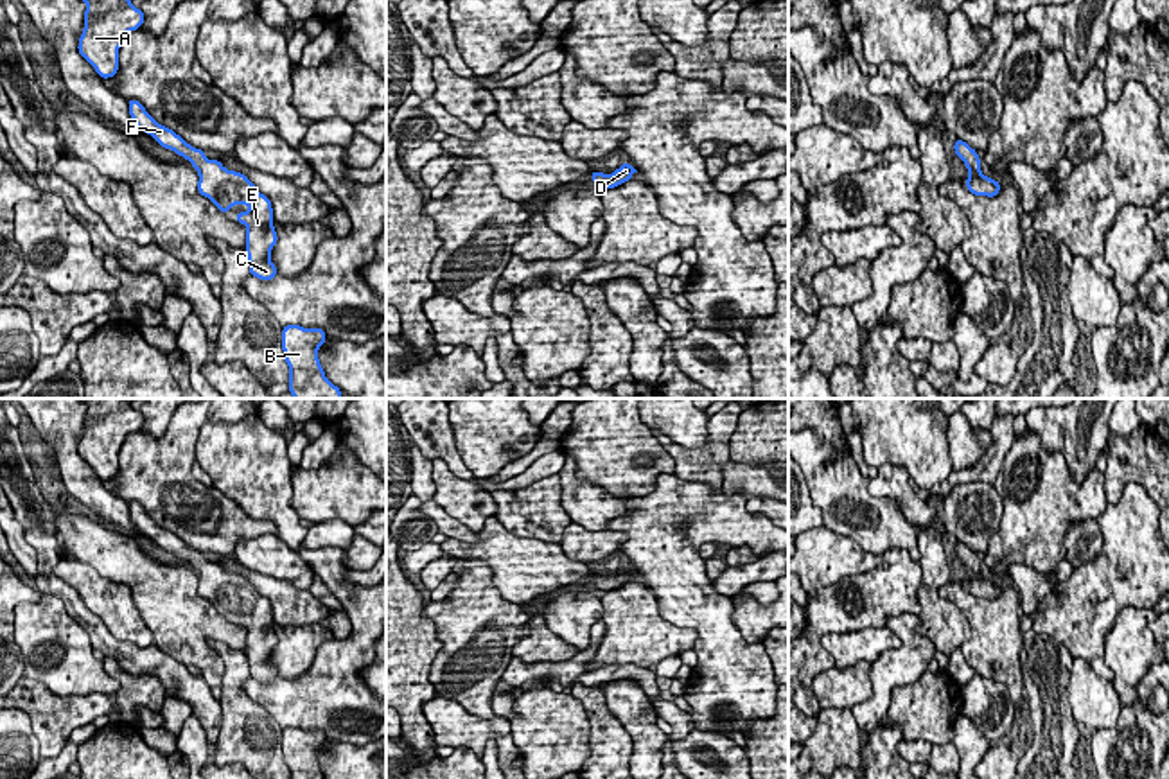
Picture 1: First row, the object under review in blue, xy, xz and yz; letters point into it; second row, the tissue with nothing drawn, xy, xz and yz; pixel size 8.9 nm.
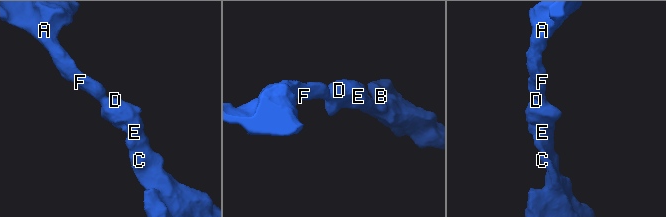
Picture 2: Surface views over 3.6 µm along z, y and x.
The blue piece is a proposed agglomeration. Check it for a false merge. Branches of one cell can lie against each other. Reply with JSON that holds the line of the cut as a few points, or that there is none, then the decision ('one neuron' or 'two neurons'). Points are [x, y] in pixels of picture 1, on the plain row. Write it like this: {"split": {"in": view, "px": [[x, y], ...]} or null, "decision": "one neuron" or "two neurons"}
{"split": null, "decision": "one neuron"}

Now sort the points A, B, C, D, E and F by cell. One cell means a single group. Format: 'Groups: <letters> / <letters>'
Groups: A B C D E F

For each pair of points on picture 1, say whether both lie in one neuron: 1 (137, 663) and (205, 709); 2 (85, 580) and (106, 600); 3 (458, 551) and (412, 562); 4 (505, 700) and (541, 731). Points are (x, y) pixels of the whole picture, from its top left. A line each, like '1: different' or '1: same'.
1: same
2: same
3: different
4: different

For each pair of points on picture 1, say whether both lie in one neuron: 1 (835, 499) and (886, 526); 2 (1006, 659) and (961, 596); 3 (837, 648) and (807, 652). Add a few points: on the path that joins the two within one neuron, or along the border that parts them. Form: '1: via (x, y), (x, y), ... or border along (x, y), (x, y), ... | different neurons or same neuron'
1: via (848, 507), (873, 523) | same neuron
2: via (997, 641), (997, 623), (979, 605) | same neuron
3: border along (862, 630), (828, 632), (821, 639), (834, 666) | different neurons

